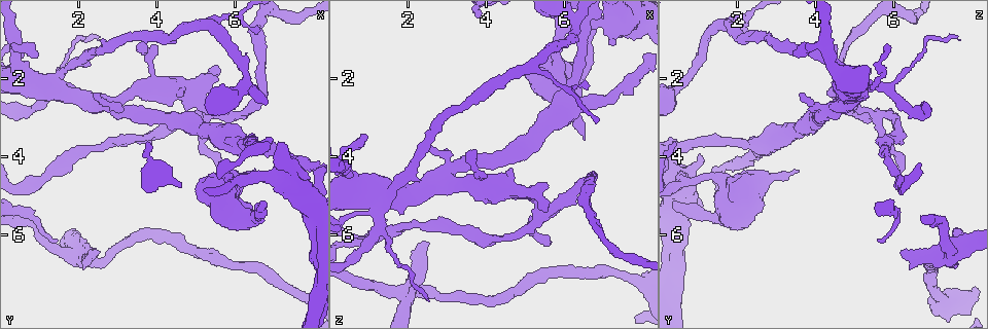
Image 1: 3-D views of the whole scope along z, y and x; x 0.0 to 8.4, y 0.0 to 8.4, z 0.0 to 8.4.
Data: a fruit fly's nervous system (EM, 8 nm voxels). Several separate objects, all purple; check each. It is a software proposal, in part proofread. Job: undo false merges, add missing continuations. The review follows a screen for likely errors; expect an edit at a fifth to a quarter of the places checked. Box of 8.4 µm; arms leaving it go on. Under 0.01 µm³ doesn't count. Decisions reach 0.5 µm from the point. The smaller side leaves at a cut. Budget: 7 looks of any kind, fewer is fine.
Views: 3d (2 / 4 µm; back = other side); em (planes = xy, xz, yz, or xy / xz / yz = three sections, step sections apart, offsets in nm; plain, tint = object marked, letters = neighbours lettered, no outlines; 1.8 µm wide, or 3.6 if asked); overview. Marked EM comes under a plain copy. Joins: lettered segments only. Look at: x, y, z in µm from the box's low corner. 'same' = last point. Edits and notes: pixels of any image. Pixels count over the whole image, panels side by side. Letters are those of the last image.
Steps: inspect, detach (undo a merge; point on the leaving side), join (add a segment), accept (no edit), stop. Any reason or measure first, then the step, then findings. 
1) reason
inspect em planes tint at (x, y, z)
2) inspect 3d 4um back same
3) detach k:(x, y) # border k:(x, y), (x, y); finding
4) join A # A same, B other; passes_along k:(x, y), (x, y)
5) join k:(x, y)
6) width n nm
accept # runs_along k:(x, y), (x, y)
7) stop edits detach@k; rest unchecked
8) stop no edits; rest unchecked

inspect 3d 2um back at (5.35, 3.00, 5.50)

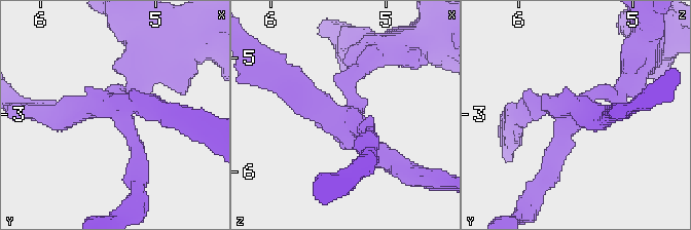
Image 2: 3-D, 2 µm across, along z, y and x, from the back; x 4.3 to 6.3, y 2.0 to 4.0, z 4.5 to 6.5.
inspect em planes letters at (5.34, 2.96, 5.50)

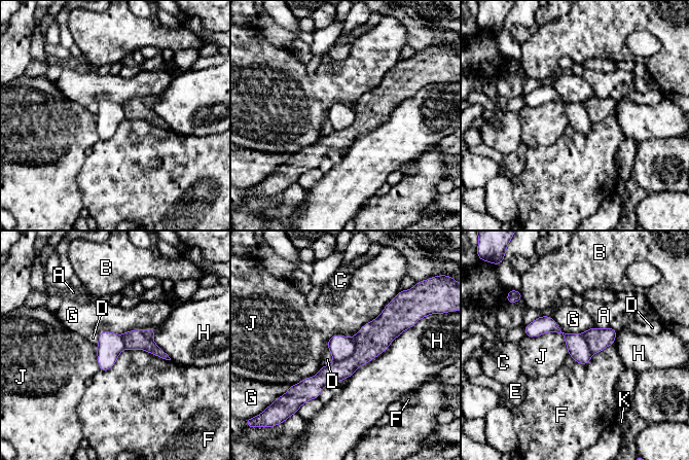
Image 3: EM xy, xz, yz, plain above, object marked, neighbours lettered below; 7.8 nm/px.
detach 3:(373, 338) # A other, B other, C other, D other, E other, F other, G other, H other, J other, K other; border 3:(352, 338), (354, 352), (333, 361); a second neuron is stuck on

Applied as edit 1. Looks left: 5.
abrupt turn
inspect 3d 4um at (2.95, 2.65, 4.65)

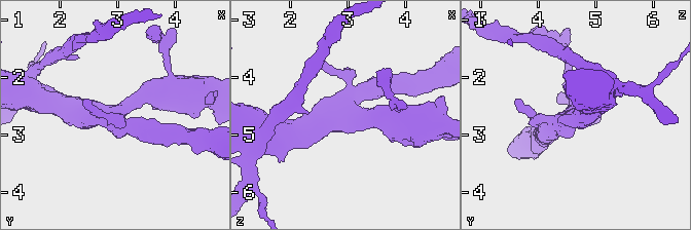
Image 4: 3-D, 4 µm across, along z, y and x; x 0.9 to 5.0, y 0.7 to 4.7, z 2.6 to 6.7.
arms 4; shape alone is not enough
inspect em 3.6um planes tint at (2.90, 2.65, 4.65)

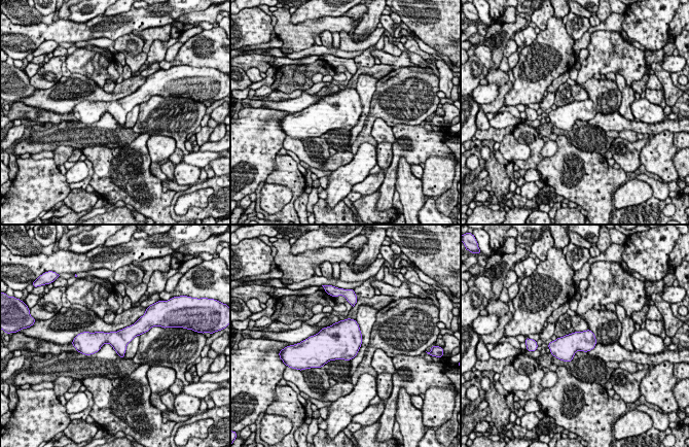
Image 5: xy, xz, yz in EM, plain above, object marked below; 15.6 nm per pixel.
inspect em 3.6um planes letters same

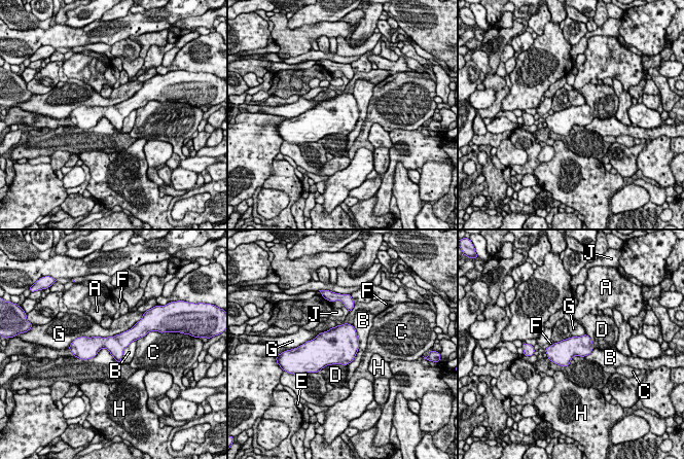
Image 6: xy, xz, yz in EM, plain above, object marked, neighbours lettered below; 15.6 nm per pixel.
accept # A other, B other, C other, D other, E other, F other, G other, H other, J other; runs_along 6:(139, 333), (118, 343), (82, 344); all the same neuron

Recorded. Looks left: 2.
inspect 3d 4um at (2.00, 6.60, 7.45)

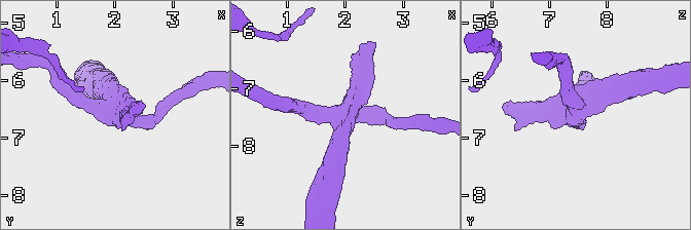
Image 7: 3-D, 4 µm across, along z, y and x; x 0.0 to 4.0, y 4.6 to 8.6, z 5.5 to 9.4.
arms 4; now the EM
inspect em planes letters at (1.95, 6.55, 7.50)

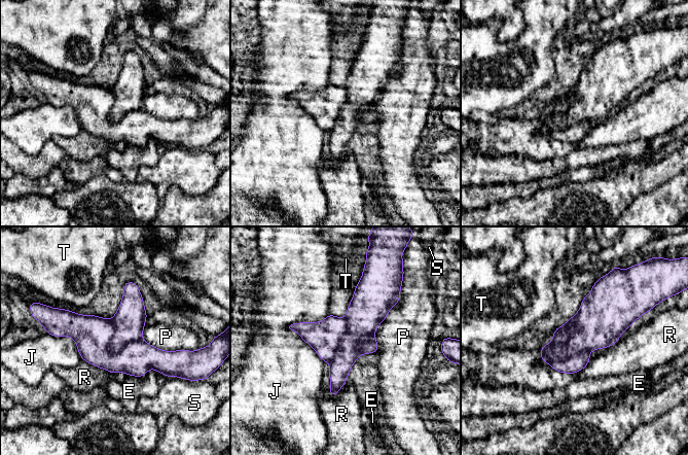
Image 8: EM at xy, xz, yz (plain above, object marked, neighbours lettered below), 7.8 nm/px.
longest_contact P 480 nm
detach 8:(129, 325) # E other, J other, P other, R other, S other, T other; border 8:(110, 320), (112, 352), (141, 338); a second neuron is stuck on

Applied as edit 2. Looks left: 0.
stop edits detach@3, detach@8; rest unchecked

